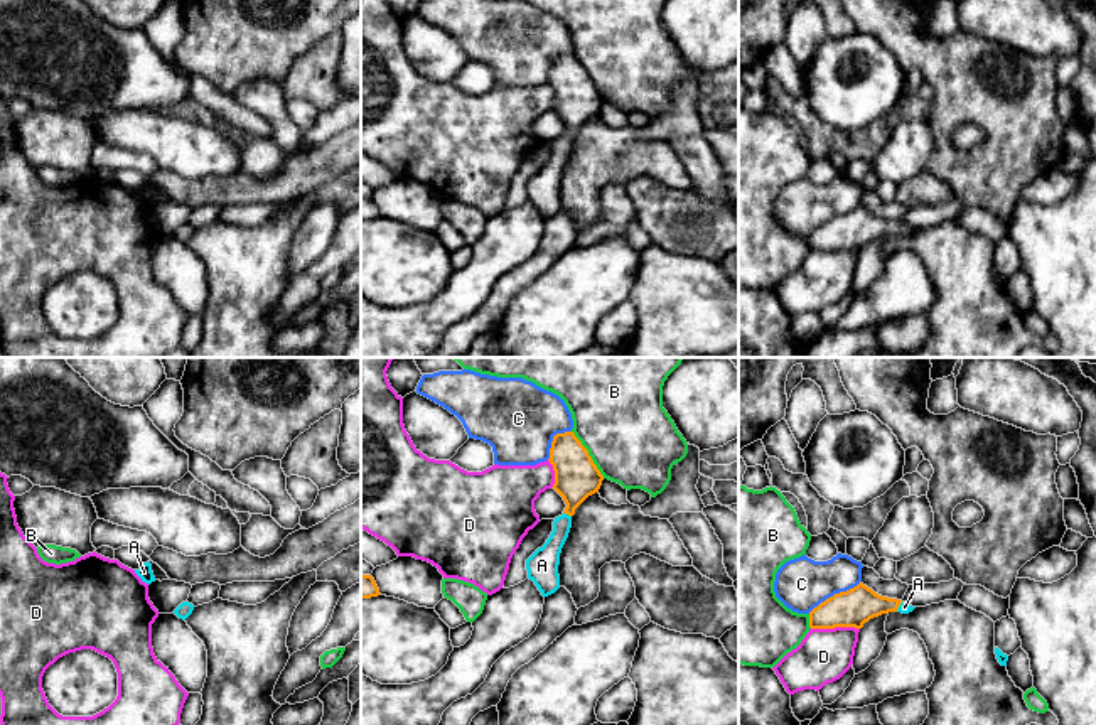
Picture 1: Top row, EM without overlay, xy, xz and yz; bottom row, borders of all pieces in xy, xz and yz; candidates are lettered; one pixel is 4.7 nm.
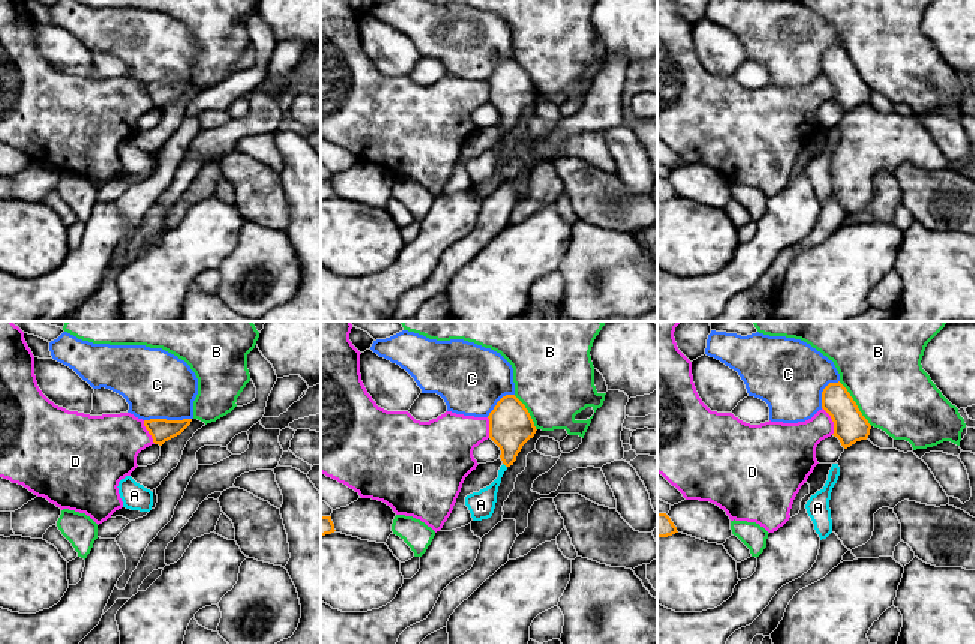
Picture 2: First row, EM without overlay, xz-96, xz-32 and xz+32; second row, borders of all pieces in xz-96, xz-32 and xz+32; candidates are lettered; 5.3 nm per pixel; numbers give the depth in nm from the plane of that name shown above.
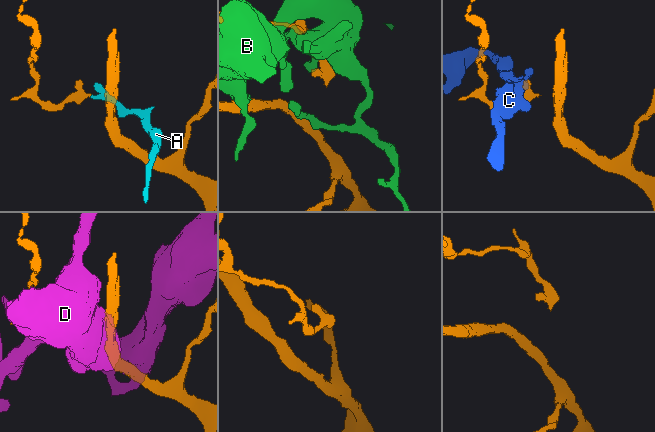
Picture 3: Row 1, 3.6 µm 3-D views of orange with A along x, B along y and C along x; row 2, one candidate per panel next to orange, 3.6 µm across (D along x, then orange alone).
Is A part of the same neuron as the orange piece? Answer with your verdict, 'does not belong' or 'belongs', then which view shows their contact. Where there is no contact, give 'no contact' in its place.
does not belong | xz

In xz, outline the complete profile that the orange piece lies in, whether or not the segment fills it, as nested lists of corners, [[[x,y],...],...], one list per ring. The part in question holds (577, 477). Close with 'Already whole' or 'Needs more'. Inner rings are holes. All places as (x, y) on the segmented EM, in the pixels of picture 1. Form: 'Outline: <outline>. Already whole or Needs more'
Outline: [[[573,432],[553,437],[548,460],[555,470],[553,489],[567,504],[563,513],[573,516],[588,496],[599,492],[604,475]]]. Already whole

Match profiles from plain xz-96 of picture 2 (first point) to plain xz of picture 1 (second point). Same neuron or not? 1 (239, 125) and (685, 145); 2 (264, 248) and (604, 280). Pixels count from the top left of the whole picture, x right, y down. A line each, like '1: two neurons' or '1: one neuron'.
1: two neurons
2: two neurons

